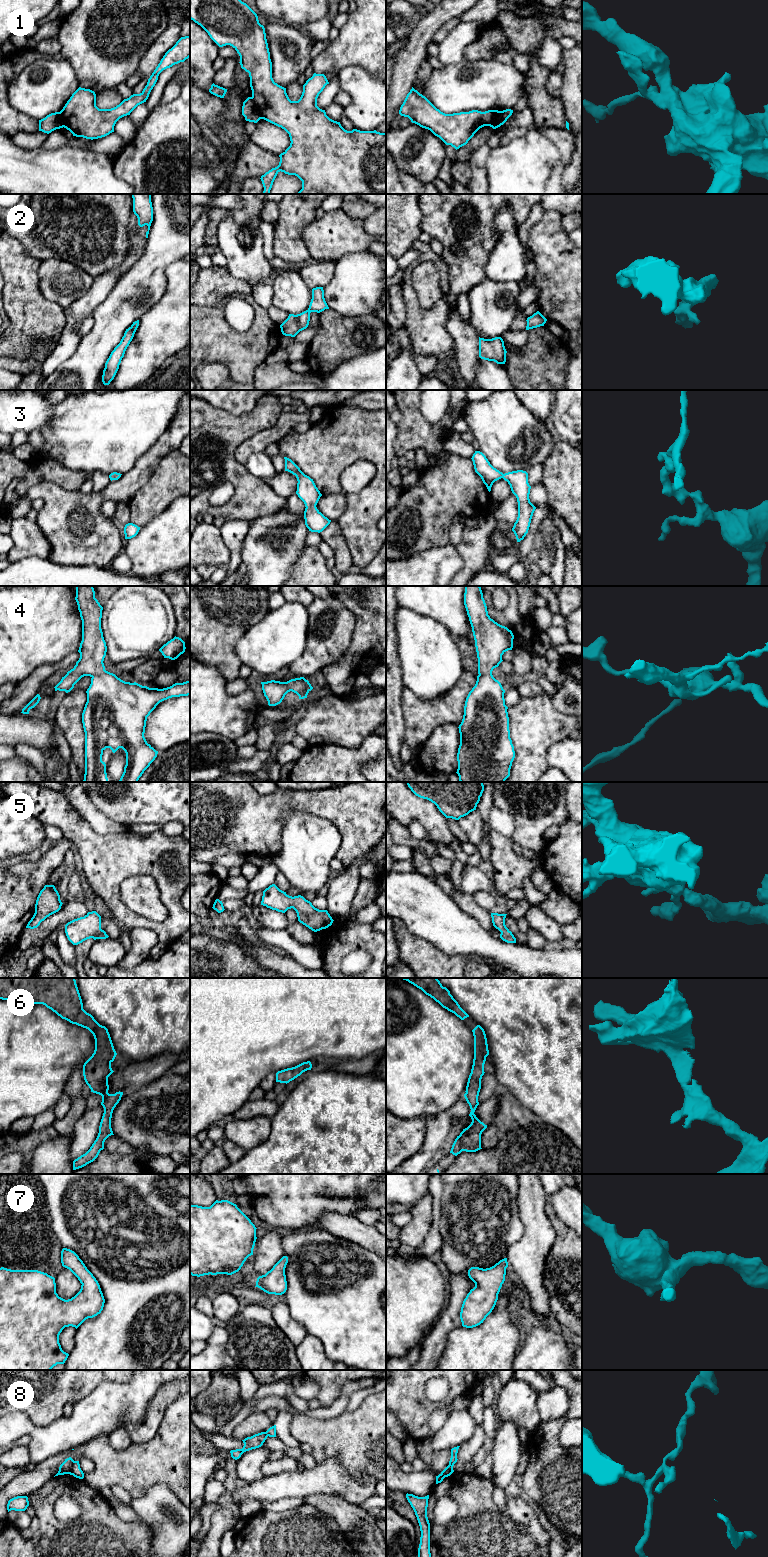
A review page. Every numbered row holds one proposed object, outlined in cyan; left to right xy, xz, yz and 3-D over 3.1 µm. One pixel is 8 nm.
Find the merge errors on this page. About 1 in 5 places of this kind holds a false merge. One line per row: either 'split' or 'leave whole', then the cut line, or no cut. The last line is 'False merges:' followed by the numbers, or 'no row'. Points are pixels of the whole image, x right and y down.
1: split; cut xz (252, 96), (262, 118)
2: leave whole; cut none
3: leave whole; cut none
4: leave whole; cut none
5: leave whole; cut none
6: leave whole; cut none
7: leave whole; cut none
8: split; cut xy (75, 1461), (68, 1473)
False merges: 1, 8

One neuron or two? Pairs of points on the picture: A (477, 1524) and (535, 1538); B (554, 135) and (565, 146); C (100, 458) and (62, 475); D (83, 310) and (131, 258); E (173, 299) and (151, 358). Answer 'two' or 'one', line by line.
A: one
B: one
C: two
D: one
E: one

